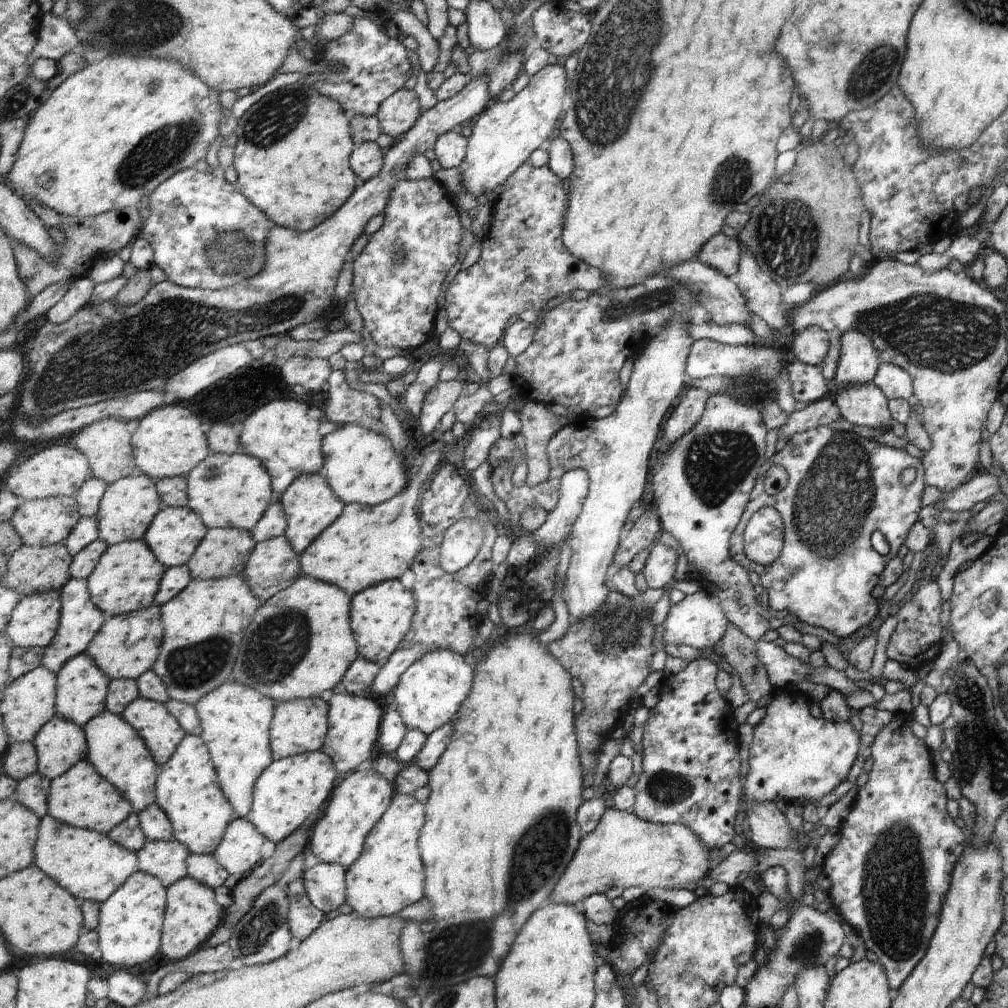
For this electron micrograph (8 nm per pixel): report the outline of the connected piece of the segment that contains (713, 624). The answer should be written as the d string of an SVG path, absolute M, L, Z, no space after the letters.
M700 588L671 607L664 622L663 644L689 645L695 650L711 649L717 647L717 642L723 638L727 623L727 617L716 599Z

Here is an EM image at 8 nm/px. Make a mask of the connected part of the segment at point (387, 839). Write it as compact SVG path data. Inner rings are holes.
M396 793L391 806L385 812L383 819L377 823L365 840L365 850L357 862L346 870L346 884L348 888L347 903L358 916L365 919L389 917L404 911L405 908L420 902L425 896L425 864L421 856L420 836L425 826L426 805L421 804L413 794Z

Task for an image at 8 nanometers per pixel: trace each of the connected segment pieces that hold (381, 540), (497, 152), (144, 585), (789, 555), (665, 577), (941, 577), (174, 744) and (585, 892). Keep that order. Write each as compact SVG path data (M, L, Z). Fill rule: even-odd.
M419 488L405 489L377 506L347 504L341 516L300 555L303 575L333 583L352 596L387 580L398 579L411 569L423 546L419 526Z
M547 65L541 72L534 74L529 84L512 99L503 103L497 102L481 114L469 137L467 156L459 166L463 174L463 184L469 194L481 201L488 198L486 190L491 193L496 186L504 185L521 166L529 162L529 156L537 148L548 145L555 124L568 105L567 88L570 88L570 81L567 70L561 65Z
M145 539L125 541L110 546L88 578L93 604L107 617L133 614L154 604L167 567L158 560Z
M819 425L818 427L807 429L805 432L797 432L797 434L793 434L793 436L786 441L781 450L773 453L772 456L767 459L767 464L769 464L769 466L781 466L781 468L783 468L783 470L787 473L787 484L781 492L778 492L775 496L769 496L768 494L765 494L765 491L761 488L761 480L763 480L763 476L759 474L759 478L757 478L754 482L755 486L752 486L753 500L749 500L749 508L744 508L745 516L740 516L741 524L737 524L736 531L732 533L732 538L729 540L729 552L727 552L727 554L729 554L729 558L731 558L733 562L737 562L739 566L743 566L747 572L757 573L760 585L766 591L768 596L769 606L767 611L769 613L773 613L777 610L788 610L787 614L793 616L793 618L797 618L797 620L801 622L805 622L805 624L809 624L809 626L825 628L829 634L833 634L833 636L838 638L849 636L849 634L853 634L853 632L861 628L861 626L869 624L869 622L871 622L871 620L873 620L873 618L877 615L879 610L877 604L879 600L871 596L871 590L875 587L875 584L878 584L881 572L883 572L883 568L885 568L885 563L890 558L897 556L897 550L899 550L899 546L901 546L901 544L904 544L909 528L911 528L911 525L917 521L917 513L921 508L921 492L923 492L924 488L922 481L922 462L920 459L916 459L915 457L911 457L909 454L905 453L904 449L885 446L884 444L875 442L875 440L860 437L852 431L833 431L826 426ZM905 468L914 468L915 470L915 478L913 482L907 486L903 486L899 480L901 472ZM763 506L773 508L773 510L779 514L779 518L783 521L782 548L779 552L779 556L777 556L777 558L775 558L775 560L767 566L751 562L751 560L743 554L742 549L741 532L744 530L751 514L753 514L753 512L757 512L757 510L759 510L759 508L763 508ZM871 532L881 532L883 538L887 541L889 551L886 555L879 555L871 547L869 543L869 536L871 536Z
M656 543L644 568L644 575L651 588L665 588L675 579L677 552L666 545Z
M990 535L980 536L977 541L969 544L969 546L963 546L959 537L955 538L953 542L949 544L947 560L936 577L936 583L939 586L939 596L942 601L949 600L951 596L951 578L957 573L957 568L964 562L977 560L991 544L993 544L993 537Z
M145 697L134 700L122 716L144 738L159 768L166 766L188 735L166 705Z
M609 804L596 830L581 839L576 855L549 900L551 904L573 906L615 887L683 888L689 882L697 882L709 870L707 852L689 826L646 821L634 812L617 810Z

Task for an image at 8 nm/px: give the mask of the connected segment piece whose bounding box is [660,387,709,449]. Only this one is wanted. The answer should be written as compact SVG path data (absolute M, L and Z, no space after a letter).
M689 387L666 420L664 436L660 440L662 449L669 449L675 442L679 442L693 428L693 424L701 419L708 396L707 390L703 388Z

